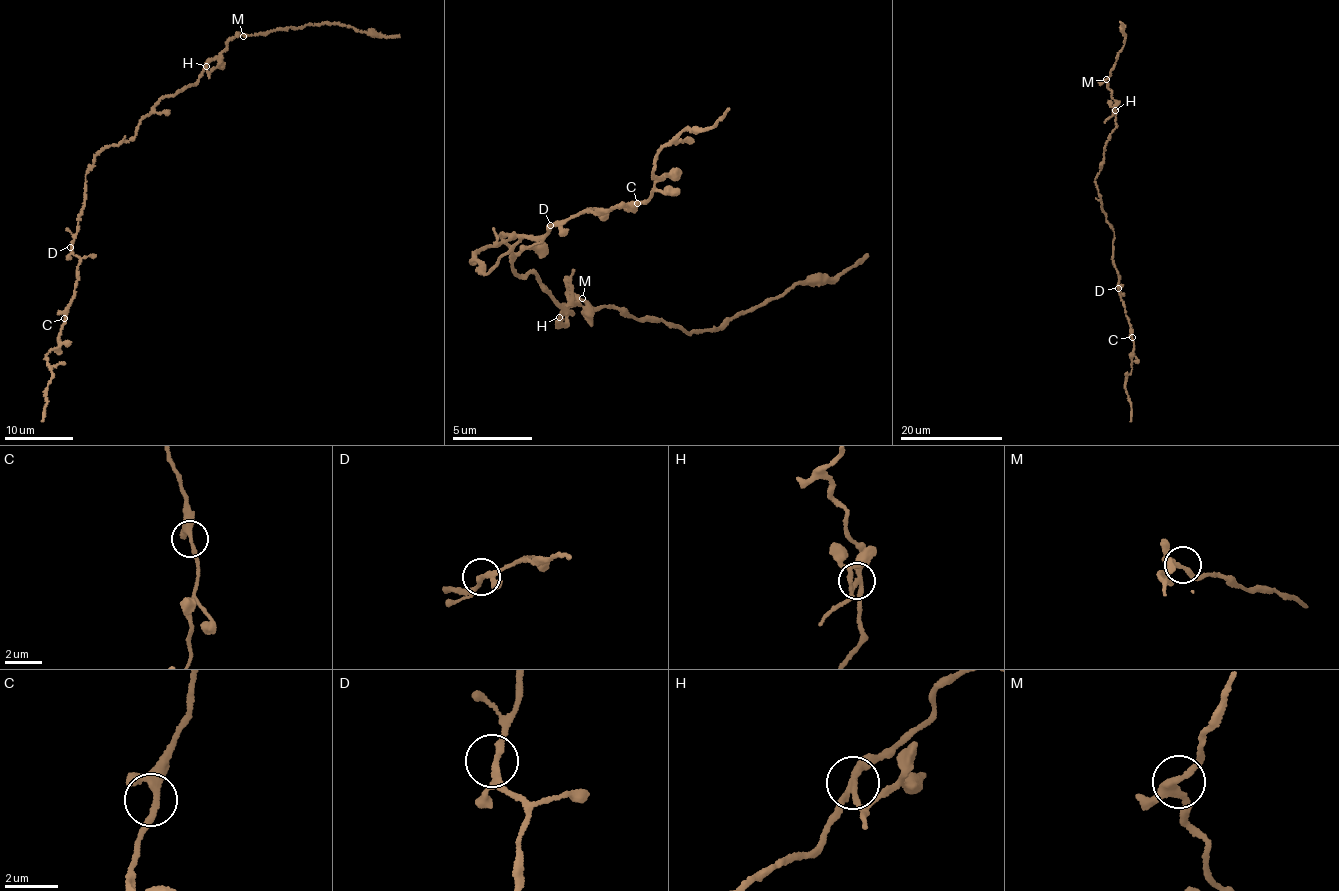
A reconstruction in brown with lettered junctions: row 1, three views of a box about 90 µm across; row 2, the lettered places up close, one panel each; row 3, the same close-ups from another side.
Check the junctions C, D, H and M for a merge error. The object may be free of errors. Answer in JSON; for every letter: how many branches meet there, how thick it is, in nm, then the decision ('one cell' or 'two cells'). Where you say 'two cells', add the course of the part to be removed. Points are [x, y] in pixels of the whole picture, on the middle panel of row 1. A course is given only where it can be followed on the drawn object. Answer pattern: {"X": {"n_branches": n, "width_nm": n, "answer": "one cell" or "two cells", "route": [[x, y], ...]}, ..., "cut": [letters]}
{"C": {"n_branches": 3, "width_nm": 260, "answer": "one cell"}, "D": {"n_branches": 3, "width_nm": 220, "answer": "one cell"}, "H": {"n_branches": 3, "width_nm": 220, "answer": "two cells", "route": [[558, 316], [565, 307], [583, 304], [590, 327]]}, "M": {"n_branches": 3, "width_nm": 240, "answer": "one cell"}, "cut": ["H"]}

